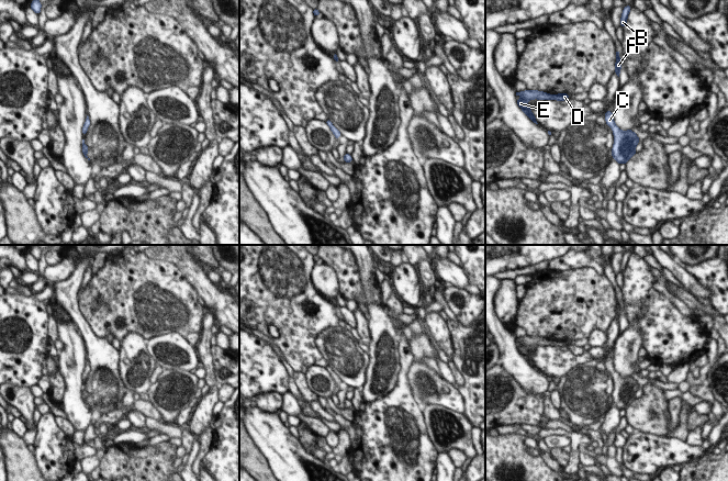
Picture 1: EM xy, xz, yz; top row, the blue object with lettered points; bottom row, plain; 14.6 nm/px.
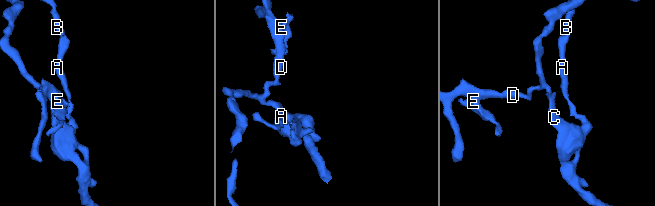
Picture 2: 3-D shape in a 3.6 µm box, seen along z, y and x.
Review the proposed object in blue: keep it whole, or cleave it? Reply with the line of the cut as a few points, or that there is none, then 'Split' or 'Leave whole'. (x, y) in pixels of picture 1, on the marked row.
No split. Leave whole.

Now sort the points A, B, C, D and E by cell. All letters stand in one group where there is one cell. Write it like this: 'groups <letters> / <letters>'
groups A B C D E

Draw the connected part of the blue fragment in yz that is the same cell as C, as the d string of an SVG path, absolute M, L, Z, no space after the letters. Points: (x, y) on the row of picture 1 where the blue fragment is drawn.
M612 111L605 112L606 124L613 130L614 145L612 148L613 158L620 165L626 164L637 152L636 146L639 137L630 128L621 131L614 122Z

